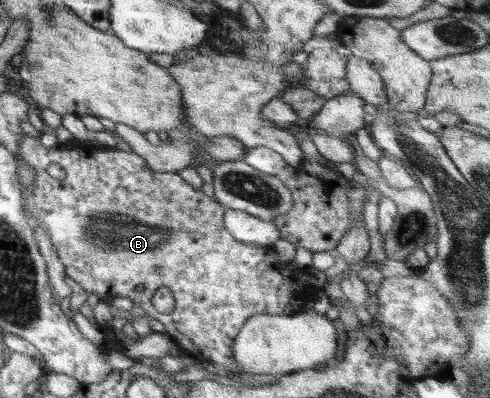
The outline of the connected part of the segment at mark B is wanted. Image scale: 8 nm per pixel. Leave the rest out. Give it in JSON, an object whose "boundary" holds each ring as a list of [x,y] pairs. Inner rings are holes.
{"boundary":[[[26,136],[26,139],[20,141],[20,147],[17,151],[17,156],[23,163],[27,163],[35,173],[33,186],[28,189],[22,189],[21,195],[23,196],[23,211],[29,215],[31,222],[36,228],[36,224],[43,223],[48,237],[56,250],[57,256],[66,268],[66,276],[72,278],[87,295],[93,293],[98,297],[99,301],[110,302],[117,295],[123,295],[129,297],[133,301],[133,305],[141,307],[147,313],[150,319],[157,319],[160,323],[165,325],[166,334],[170,339],[190,357],[197,358],[200,361],[216,362],[221,366],[227,367],[234,373],[239,373],[239,365],[235,363],[232,357],[232,346],[234,338],[237,337],[238,332],[242,329],[244,323],[249,317],[256,314],[268,314],[273,316],[292,316],[298,311],[305,310],[311,303],[313,303],[316,293],[321,289],[314,292],[314,288],[308,286],[307,278],[309,269],[296,268],[294,262],[282,261],[278,254],[271,248],[271,246],[252,246],[237,239],[234,239],[223,224],[223,215],[226,210],[220,202],[213,200],[206,196],[201,189],[194,189],[185,179],[180,177],[177,172],[156,172],[152,171],[152,168],[148,167],[148,164],[142,159],[136,152],[126,152],[119,150],[118,148],[104,148],[93,140],[85,142],[69,142],[59,148],[46,148],[41,145],[39,141],[35,141],[32,137]],[[56,163],[60,165],[64,171],[66,171],[66,177],[64,179],[52,178],[46,169],[49,165]],[[138,285],[144,285],[142,291],[136,291]],[[159,287],[168,287],[172,292],[175,299],[174,310],[169,314],[159,313],[152,305],[150,299],[154,295],[155,291]]]}

